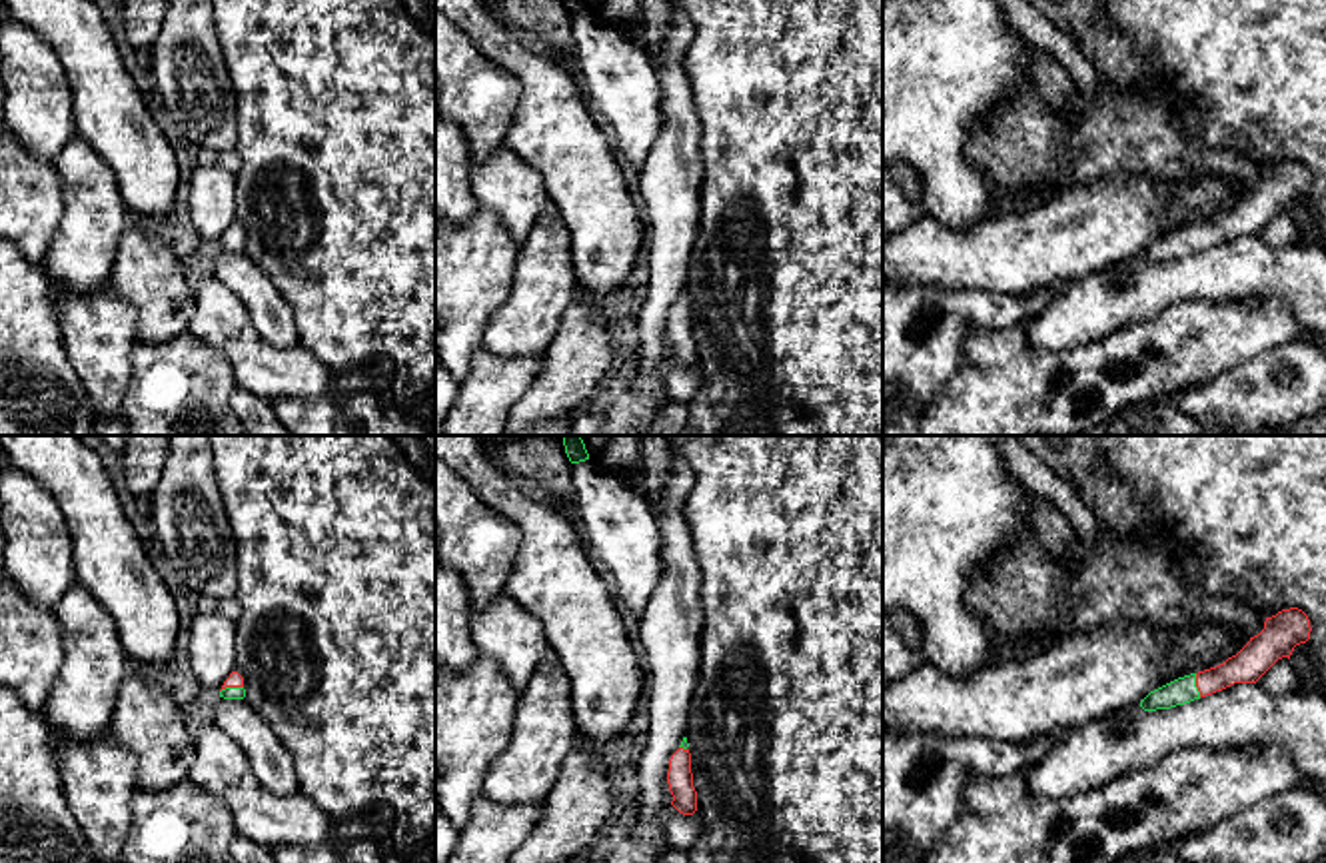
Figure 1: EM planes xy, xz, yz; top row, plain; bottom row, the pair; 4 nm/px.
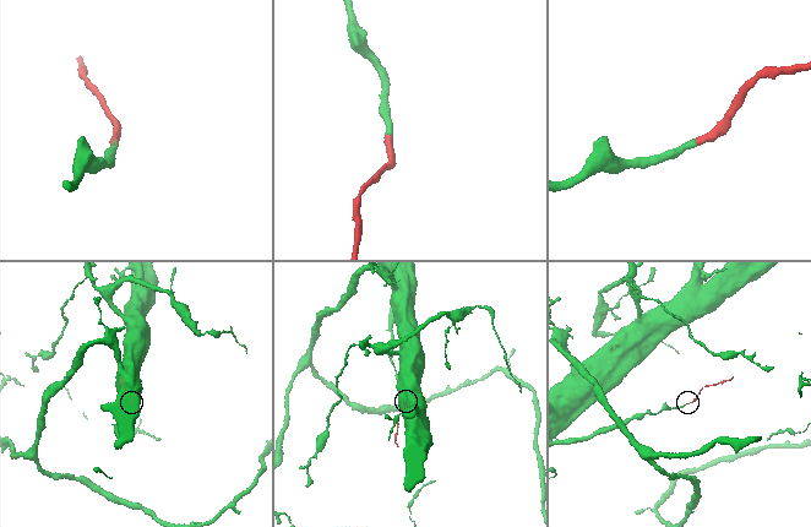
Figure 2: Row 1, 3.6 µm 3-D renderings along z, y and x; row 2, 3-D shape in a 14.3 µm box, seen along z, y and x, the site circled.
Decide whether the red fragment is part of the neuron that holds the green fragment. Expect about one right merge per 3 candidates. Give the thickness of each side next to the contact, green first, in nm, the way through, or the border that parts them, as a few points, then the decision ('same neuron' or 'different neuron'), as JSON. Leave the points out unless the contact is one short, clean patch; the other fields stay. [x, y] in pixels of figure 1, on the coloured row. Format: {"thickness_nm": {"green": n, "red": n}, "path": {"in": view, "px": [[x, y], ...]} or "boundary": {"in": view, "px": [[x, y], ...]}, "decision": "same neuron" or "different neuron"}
{"thickness_nm": {"green": 50, "red": 60}, "path": {"in": "xy", "px": [[230, 692], [230, 688], [234, 680]]}, "decision": "same neuron"}

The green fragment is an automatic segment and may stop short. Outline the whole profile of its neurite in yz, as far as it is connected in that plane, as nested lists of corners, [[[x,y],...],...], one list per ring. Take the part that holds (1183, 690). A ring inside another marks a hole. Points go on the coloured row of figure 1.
[[[1282,609],[1266,617],[1264,629],[1224,663],[1178,677],[1150,691],[1140,707],[1144,711],[1170,709],[1222,691],[1234,683],[1256,683],[1278,659],[1292,655],[1294,647],[1310,639],[1310,619],[1298,609]]]

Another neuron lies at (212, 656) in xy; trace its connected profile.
[[[198,613],[188,633],[190,667],[202,691],[220,693],[224,681],[236,671],[238,623],[222,613]]]

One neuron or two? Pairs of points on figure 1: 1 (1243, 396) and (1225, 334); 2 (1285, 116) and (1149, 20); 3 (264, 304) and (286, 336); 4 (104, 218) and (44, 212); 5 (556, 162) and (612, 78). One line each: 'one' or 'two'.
1: two
2: one
3: one
4: two
5: two

